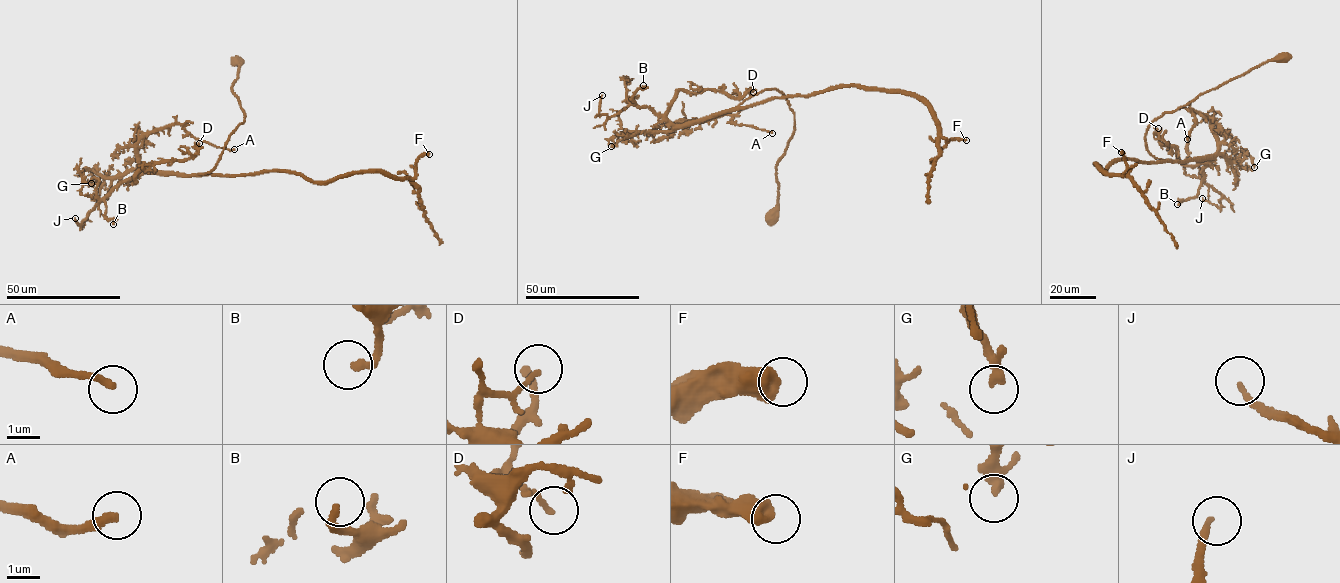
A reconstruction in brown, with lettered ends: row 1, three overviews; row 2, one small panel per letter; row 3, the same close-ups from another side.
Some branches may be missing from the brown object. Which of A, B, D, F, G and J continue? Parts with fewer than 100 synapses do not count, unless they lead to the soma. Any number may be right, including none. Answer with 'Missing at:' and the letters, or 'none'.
Missing at: none

